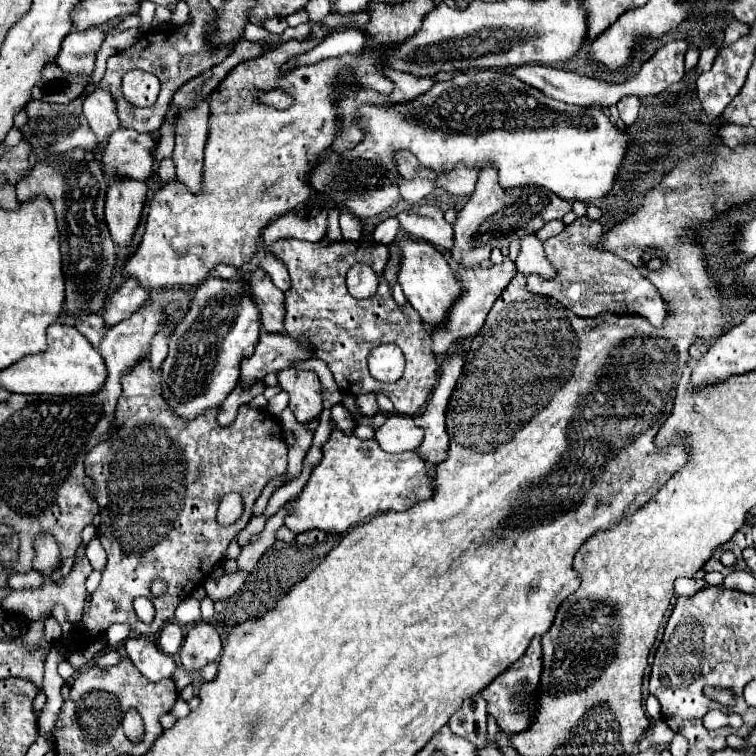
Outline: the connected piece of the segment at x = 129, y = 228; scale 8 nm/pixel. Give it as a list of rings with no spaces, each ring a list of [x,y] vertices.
[[[119,177],[107,187],[105,221],[115,243],[127,245],[131,241],[141,217],[145,193],[145,181],[135,181],[127,177]]]

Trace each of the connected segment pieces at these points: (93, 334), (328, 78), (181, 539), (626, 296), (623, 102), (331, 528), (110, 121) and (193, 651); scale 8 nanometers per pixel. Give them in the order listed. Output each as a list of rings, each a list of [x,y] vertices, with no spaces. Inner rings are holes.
[[[89,313],[87,317],[79,317],[79,321],[75,323],[75,329],[85,335],[91,345],[99,345],[101,337],[105,335],[105,329],[103,329],[103,319],[99,313]]]
[[[315,25],[313,35],[307,41],[291,39],[287,43],[277,45],[275,49],[269,49],[257,59],[239,63],[209,95],[211,113],[209,113],[209,135],[207,135],[205,157],[203,157],[201,193],[191,193],[181,181],[171,179],[153,195],[147,213],[143,241],[119,271],[123,279],[135,279],[139,281],[139,285],[143,285],[143,289],[165,289],[175,285],[197,287],[207,279],[209,271],[219,263],[231,265],[235,269],[239,269],[243,263],[249,263],[253,253],[257,251],[257,241],[261,237],[261,231],[269,225],[269,221],[307,201],[311,191],[307,187],[307,173],[315,163],[315,159],[333,143],[335,137],[337,113],[335,107],[331,105],[333,103],[331,85],[335,81],[335,73],[339,73],[341,67],[353,67],[357,71],[355,81],[359,81],[359,85],[371,87],[379,93],[391,93],[391,81],[379,73],[381,61],[379,55],[375,55],[375,51],[365,53],[361,57],[347,55],[339,59],[325,59],[309,67],[293,69],[287,75],[279,75],[279,67],[289,57],[311,49],[321,41],[321,37],[325,37],[325,33],[329,33],[329,29],[321,29],[319,25]],[[275,87],[281,87],[295,97],[293,107],[289,107],[287,111],[277,111],[253,101],[251,93],[255,89],[275,89]]]
[[[147,359],[135,369],[131,369],[127,375],[123,375],[123,393],[119,397],[115,413],[117,431],[111,435],[111,439],[101,441],[85,457],[85,473],[95,481],[95,491],[91,495],[101,507],[101,525],[97,529],[97,537],[107,551],[107,565],[103,569],[101,585],[91,595],[89,609],[83,615],[85,631],[77,629],[75,647],[83,647],[85,641],[103,637],[105,629],[113,623],[135,623],[137,635],[157,635],[163,629],[163,623],[173,617],[177,603],[189,597],[197,583],[201,585],[203,579],[211,575],[213,567],[223,557],[227,545],[247,525],[251,517],[251,507],[265,483],[275,475],[285,473],[287,469],[287,445],[283,439],[283,429],[275,415],[271,415],[269,411],[255,411],[247,405],[241,405],[237,419],[229,427],[221,427],[215,421],[217,409],[209,409],[193,421],[183,421],[179,417],[173,417],[173,413],[167,409],[159,391],[159,377],[161,373],[153,371]],[[227,493],[239,493],[245,505],[243,515],[231,527],[223,527],[215,519],[219,501]],[[157,577],[167,581],[169,591],[163,597],[155,599],[157,613],[153,623],[147,625],[135,615],[133,601],[137,597],[149,597],[151,581]]]
[[[579,217],[571,225],[565,225],[559,235],[545,241],[545,257],[551,259],[551,265],[555,265],[555,277],[551,281],[543,281],[543,277],[535,275],[525,277],[527,291],[553,297],[579,317],[597,317],[603,311],[611,311],[615,315],[631,313],[645,317],[655,327],[661,327],[667,317],[667,303],[659,297],[655,285],[651,285],[651,281],[629,261],[621,261],[615,253],[597,247],[601,239],[603,227],[599,221]]]
[[[623,97],[623,99],[619,99],[617,109],[619,109],[619,115],[621,115],[621,119],[623,119],[623,123],[627,127],[631,127],[635,123],[635,119],[639,115],[639,107],[641,107],[639,97]]]
[[[339,429],[323,445],[323,459],[313,469],[303,491],[285,503],[285,527],[293,533],[321,529],[325,533],[345,533],[351,527],[385,511],[405,511],[433,491],[425,461],[413,451],[387,453],[375,439],[359,439]]]
[[[95,89],[93,93],[85,97],[83,115],[99,143],[107,141],[107,137],[111,137],[115,129],[119,129],[119,119],[117,119],[113,97],[105,89]]]
[[[199,621],[189,629],[183,647],[179,651],[179,657],[183,667],[195,673],[201,671],[207,663],[217,661],[221,657],[221,651],[223,651],[223,643],[215,627],[205,621]]]

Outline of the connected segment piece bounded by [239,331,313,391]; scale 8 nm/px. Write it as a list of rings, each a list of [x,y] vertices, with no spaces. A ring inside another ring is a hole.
[[[261,331],[253,353],[249,357],[243,357],[241,361],[239,385],[247,391],[255,383],[263,381],[267,373],[277,373],[311,357],[313,357],[311,343],[301,343],[299,339],[291,337],[285,331],[283,333]]]

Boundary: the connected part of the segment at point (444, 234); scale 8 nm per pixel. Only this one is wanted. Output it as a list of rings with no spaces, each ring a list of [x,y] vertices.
[[[433,205],[423,207],[411,207],[407,211],[401,211],[397,215],[401,229],[417,239],[425,239],[433,243],[435,247],[453,247],[453,229],[445,221],[443,211]]]

